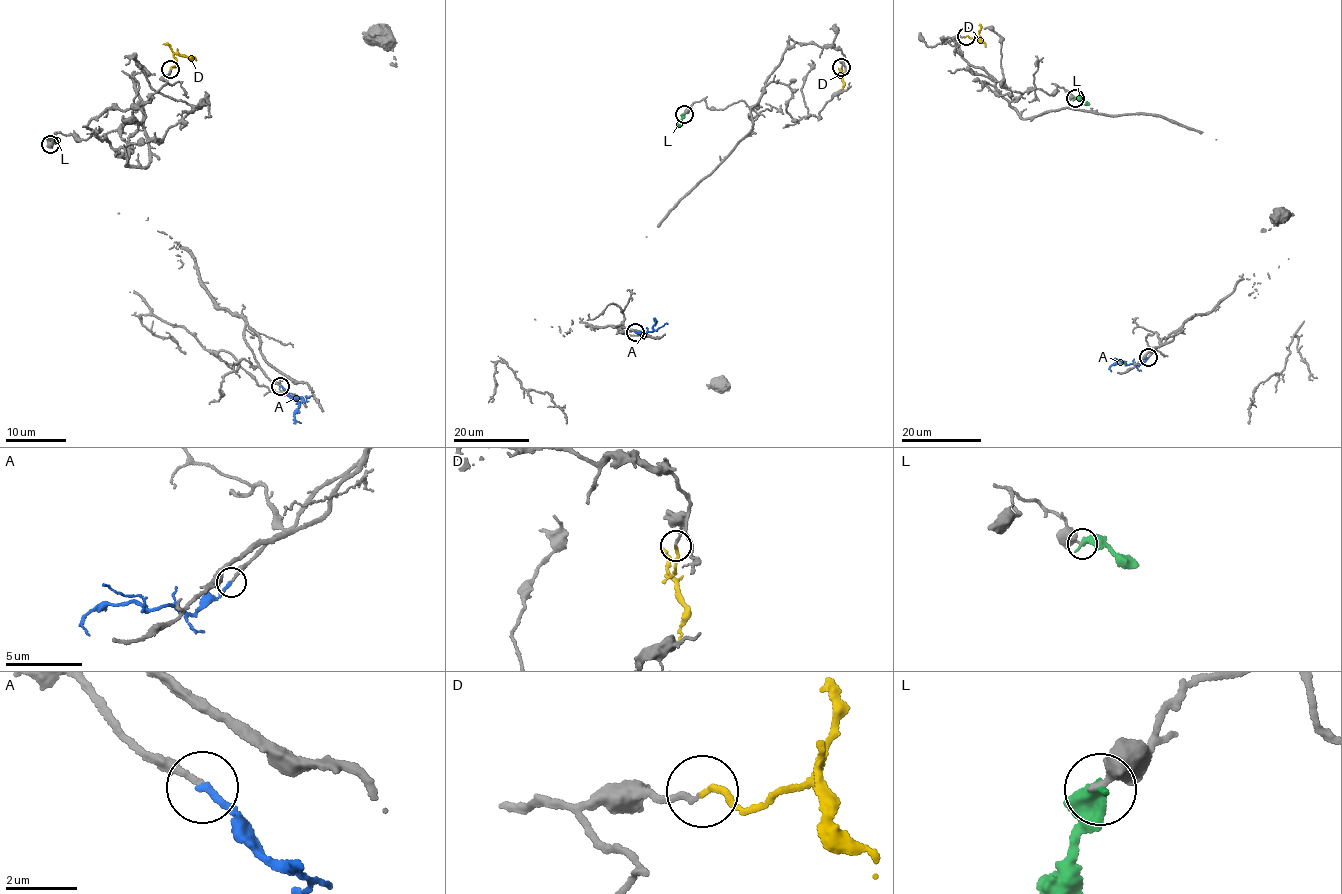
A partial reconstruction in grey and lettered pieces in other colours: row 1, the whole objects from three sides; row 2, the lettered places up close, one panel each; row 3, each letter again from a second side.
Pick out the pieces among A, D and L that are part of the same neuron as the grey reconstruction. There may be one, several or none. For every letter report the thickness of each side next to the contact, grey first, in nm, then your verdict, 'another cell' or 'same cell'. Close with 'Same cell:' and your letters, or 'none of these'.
A: 160/190 nm | same cell
D: 150/170 nm | same cell
L: 340/480 nm | another cell
Same cell: A, D

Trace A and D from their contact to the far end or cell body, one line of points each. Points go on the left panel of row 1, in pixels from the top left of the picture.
A: (280, 386), (296, 400), (302, 397), (295, 409), (295, 418), (301, 423)
D: (171, 68), (177, 66), (174, 56), (177, 54), (190, 59), (193, 56), (197, 61)

